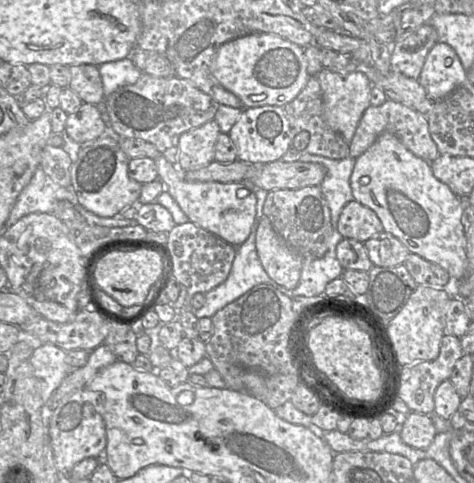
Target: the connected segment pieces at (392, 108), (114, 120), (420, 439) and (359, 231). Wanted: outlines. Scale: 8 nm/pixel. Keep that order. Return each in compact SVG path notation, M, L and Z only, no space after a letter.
M387 99L382 105L370 105L364 111L352 141L349 144L350 157L356 159L362 155L385 132L395 135L415 156L429 163L440 155L435 142L431 138L426 116L401 103Z
M145 73L141 74L136 83L121 86L105 98L109 132L153 144L175 166L178 162L180 135L214 120L219 105L190 80L177 76L160 78Z
M410 412L401 426L400 436L405 444L416 449L425 449L437 434L429 415Z
M355 199L343 207L337 227L343 238L350 238L361 243L384 231L377 214Z

